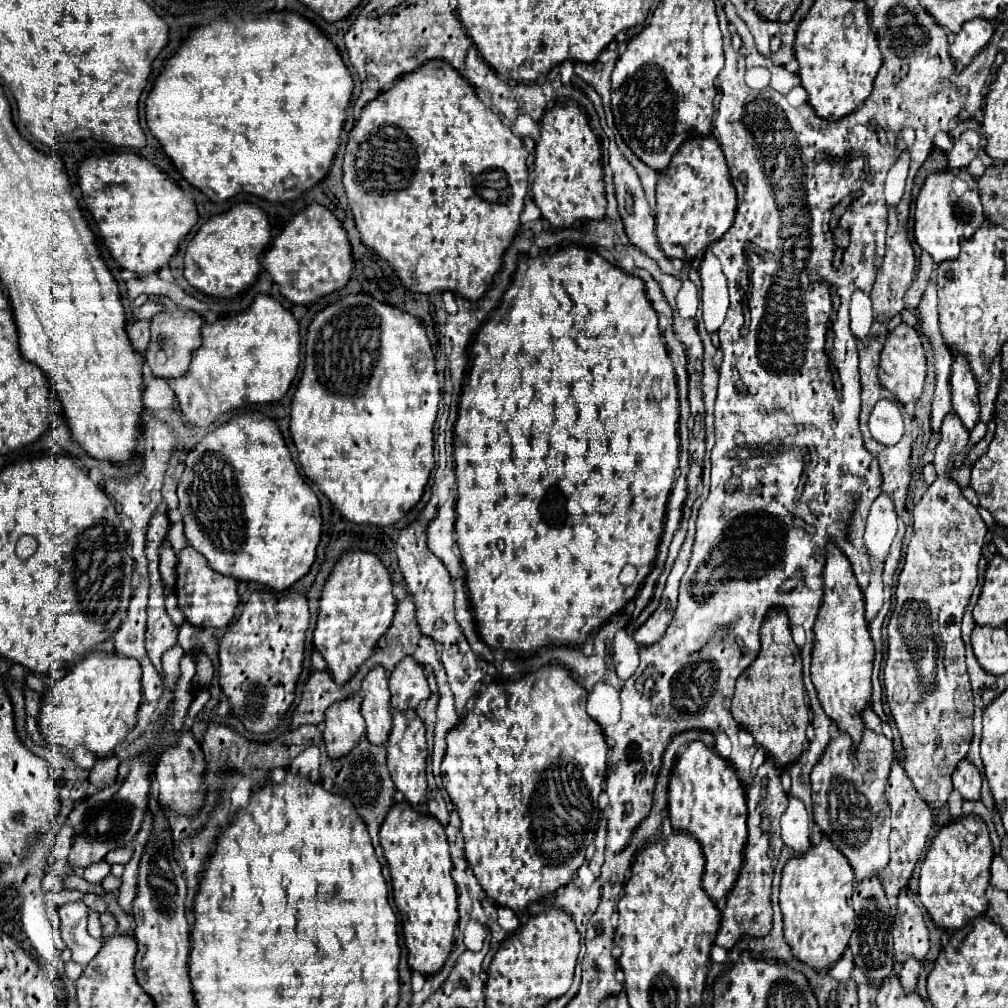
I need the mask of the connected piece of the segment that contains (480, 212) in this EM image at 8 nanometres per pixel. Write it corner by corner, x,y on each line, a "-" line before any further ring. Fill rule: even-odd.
429,60
423,66
419,66
415,72
401,76
393,88
381,92
375,100
365,104
365,108
361,110
361,118
349,132
349,142
343,158
343,186
363,244
373,248
381,258
385,258
395,268
397,276
407,288
413,288
413,292
421,292
421,294
427,294
433,290
439,290
439,292
451,290
475,302
485,294
485,290
493,282
495,272
501,268
503,252
509,248
519,228
519,214
523,210
523,200
527,196
527,186
529,186
527,150
523,146
523,140
515,136
509,126
503,124
499,114
495,114
485,102
479,100
473,86
469,86
469,82
461,78
461,74
455,72
451,64
447,64
445,60

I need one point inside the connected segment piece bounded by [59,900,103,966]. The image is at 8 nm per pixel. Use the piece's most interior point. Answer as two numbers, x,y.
73,916

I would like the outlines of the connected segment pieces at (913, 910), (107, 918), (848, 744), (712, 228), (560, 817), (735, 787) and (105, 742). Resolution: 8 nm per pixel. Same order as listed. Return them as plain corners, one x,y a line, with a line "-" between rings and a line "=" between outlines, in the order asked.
907,890
897,896
893,940
897,962
905,962
909,956
923,960
929,950
929,930
925,926
921,910
909,898
=
107,912
101,914
101,926
103,926
103,938
109,938
109,936
113,936
113,934
117,932
117,922
115,922
115,918
113,918
111,914
107,914
=
863,728
863,736
857,748
853,748
851,736
843,730
833,738
821,760
811,772
811,798
813,816
823,834
843,852
849,860
855,880
869,878
873,872
881,872
889,862
889,806
883,796
889,766
893,762
893,742
883,734
=
693,136
673,154
657,182
657,240
671,260
691,262
701,248
719,240
733,224
735,190
719,142
713,136
=
555,662
555,664
547,664
535,672
525,674
521,680
495,680
495,682
481,686
479,694
475,696
473,708
447,734
447,754
441,764
441,778
443,778
445,790
449,792
449,798
455,804
455,810
461,818
461,834
465,838
465,858
473,866
475,878
481,884
481,888
485,890
485,894
491,900
495,900
495,904
507,906
515,912
523,912
531,902
535,902
571,882
571,876
585,862
585,850
593,844
595,830
601,820
601,808
599,808
597,800
599,800
599,794
601,794
603,782
605,782
607,744
605,744
601,726
587,714
585,702
587,702
587,690
571,676
571,672
563,664
=
691,742
677,758
671,772
667,812
673,830
693,834
693,838
703,846
705,892
713,900
725,898
737,880
743,862
743,848
747,844
745,788
733,766
703,742
=
89,652
65,678
57,680
45,694
39,712
41,734
57,746
85,746
99,758
113,754
115,746
135,728
135,714
141,702
141,666
135,658
113,652

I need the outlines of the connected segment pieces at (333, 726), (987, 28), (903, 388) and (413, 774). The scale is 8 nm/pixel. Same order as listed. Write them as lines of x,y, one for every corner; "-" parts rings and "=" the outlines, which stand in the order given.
349,696
335,702
325,712
325,746
331,758
341,758
355,748
357,740
365,734
365,722
361,716
361,696
=
981,18
969,20
969,24
963,24
961,32
951,38
951,46
949,46
951,58
961,62
961,66
967,66
971,58
987,46
993,32
995,32
993,22
=
901,322
895,330
889,332
885,346
881,350
881,362
877,374
881,386
889,390
901,404
915,402
921,396
925,382
925,352
923,352
923,342
913,326
=
393,710
393,728
387,740
387,766
393,776
397,790
403,792
405,800
421,810
421,804
427,796
427,780
425,780
425,760
427,760
427,742
425,742
425,724
417,716
415,710

